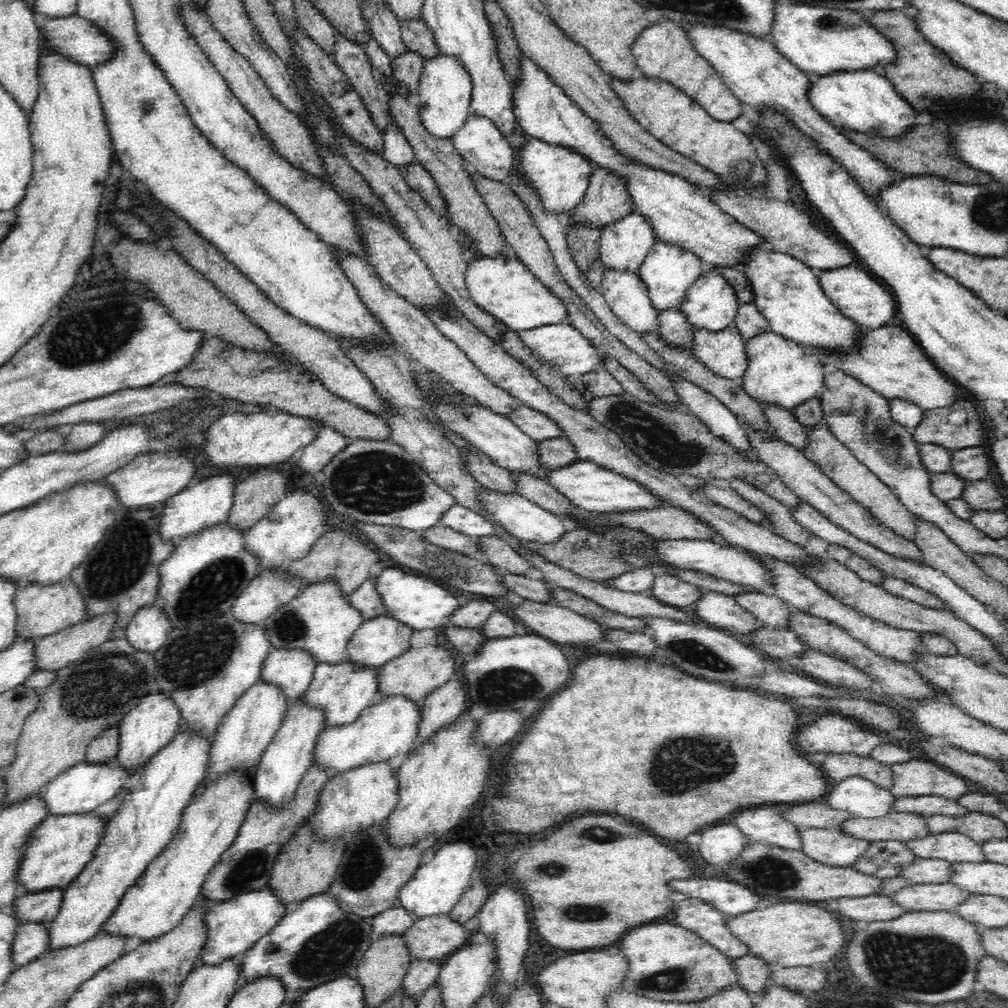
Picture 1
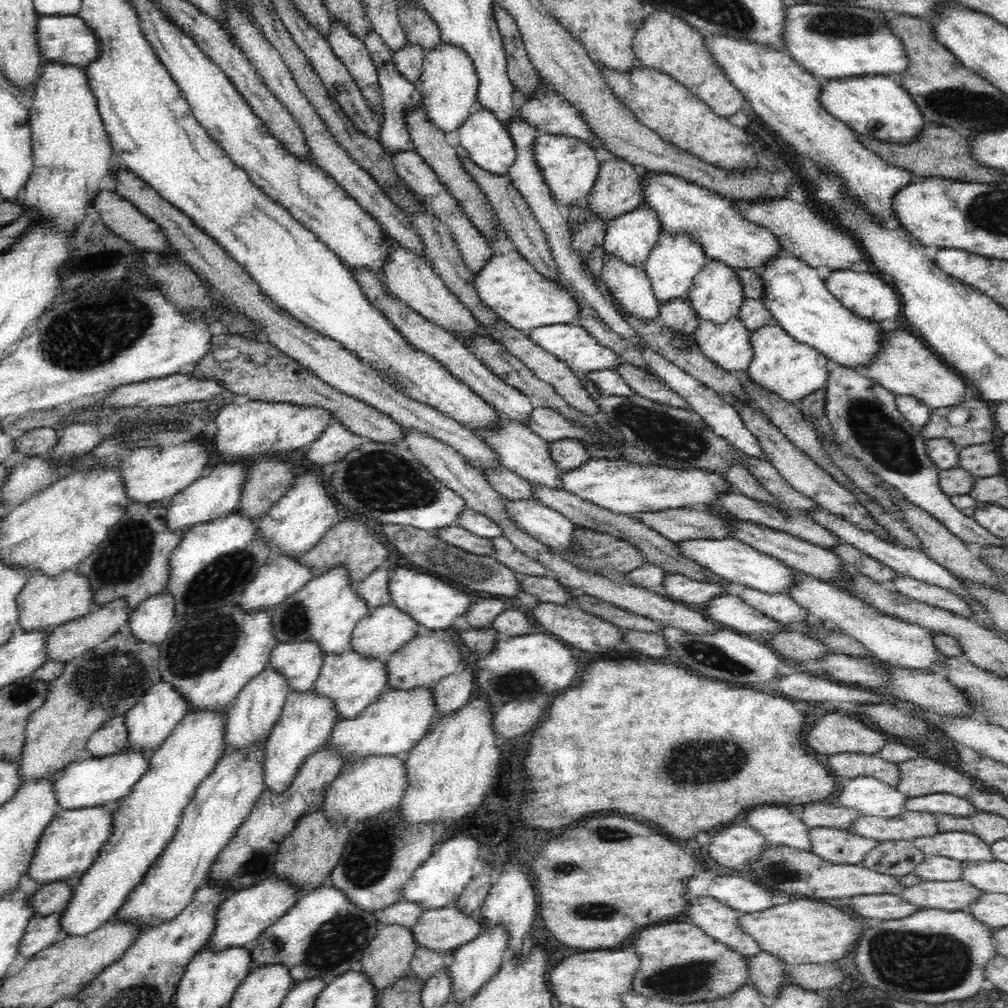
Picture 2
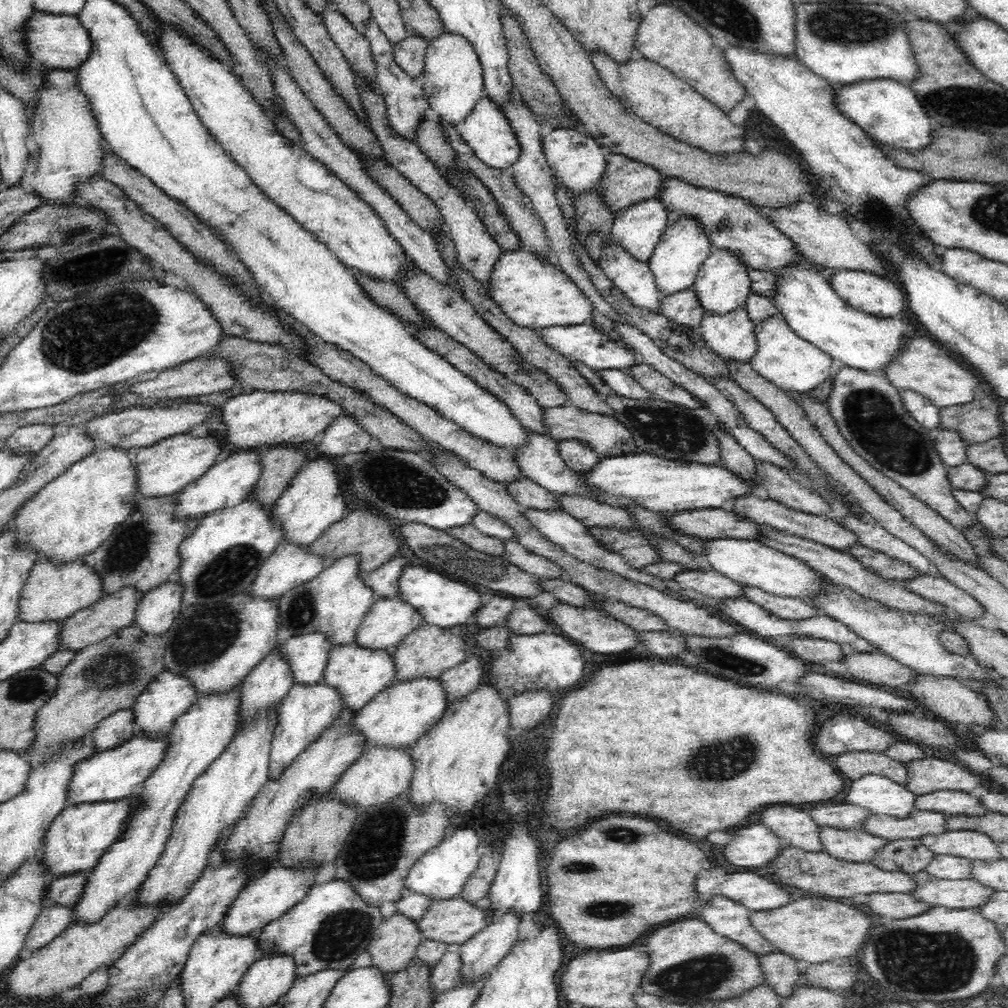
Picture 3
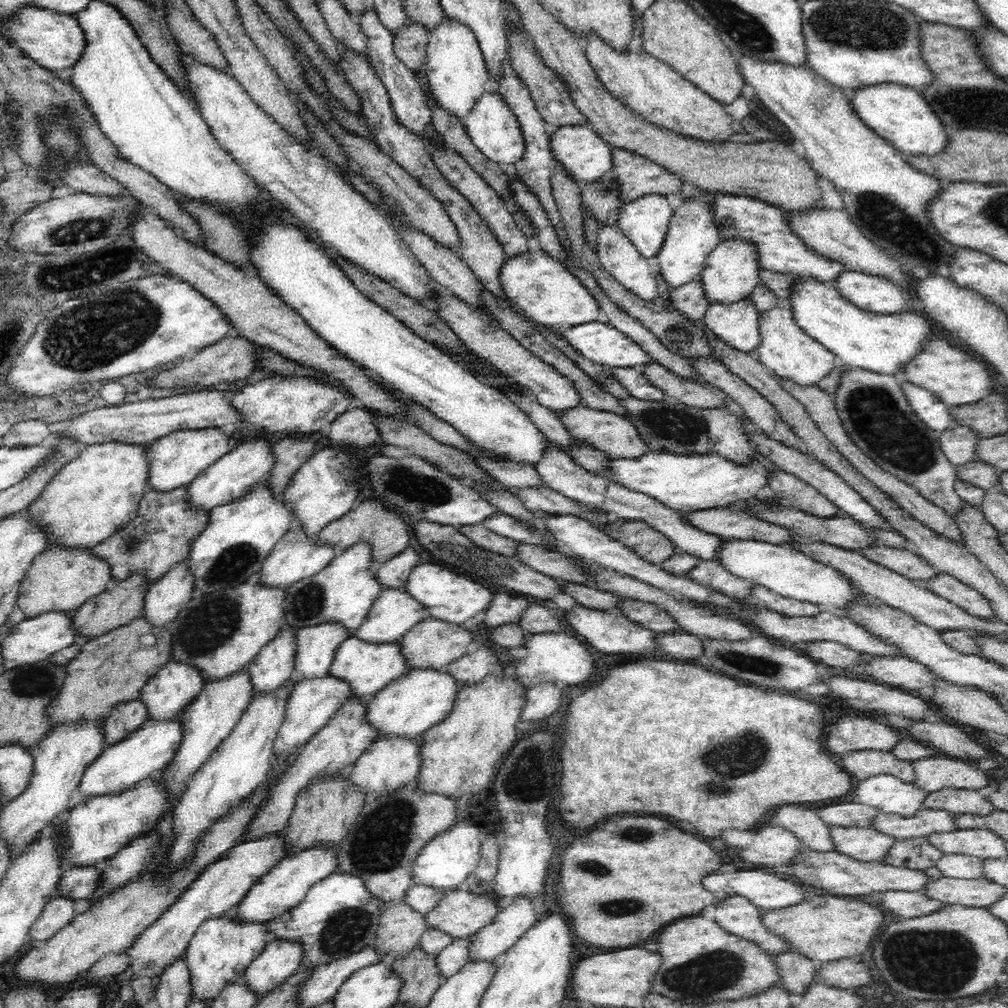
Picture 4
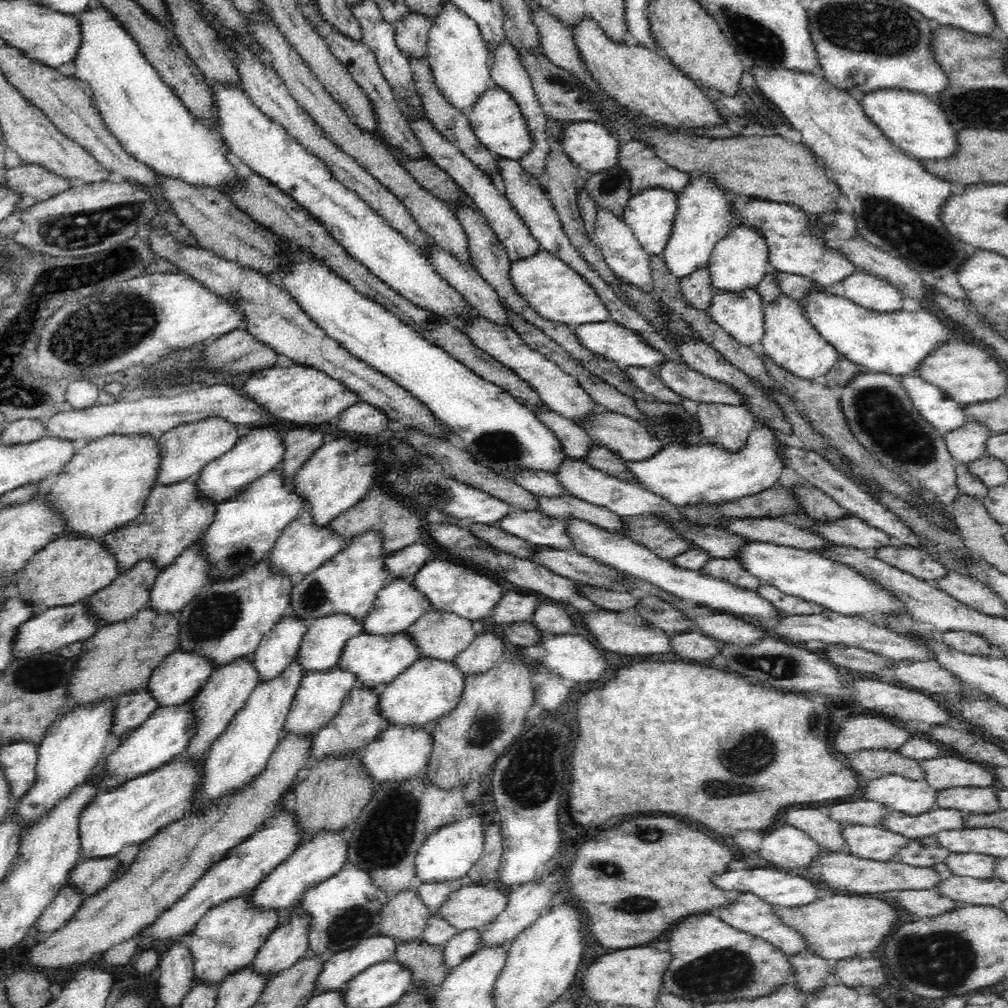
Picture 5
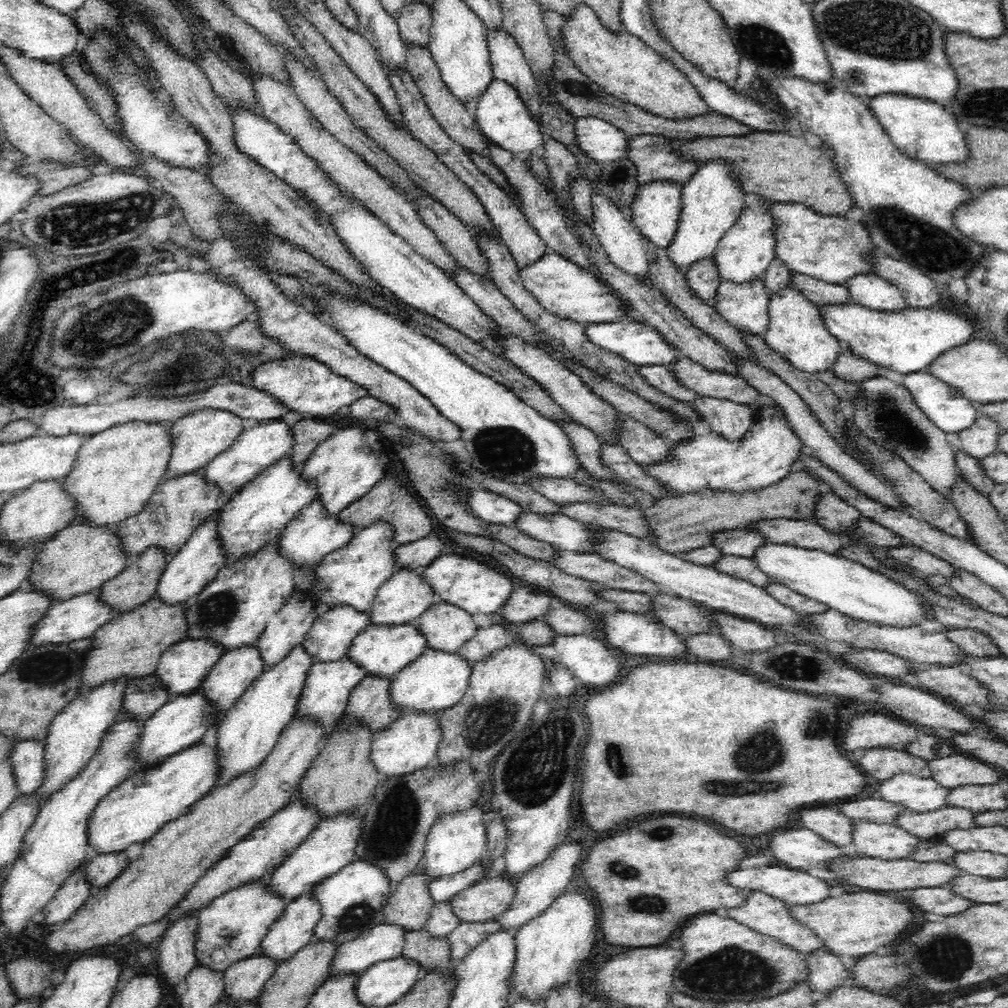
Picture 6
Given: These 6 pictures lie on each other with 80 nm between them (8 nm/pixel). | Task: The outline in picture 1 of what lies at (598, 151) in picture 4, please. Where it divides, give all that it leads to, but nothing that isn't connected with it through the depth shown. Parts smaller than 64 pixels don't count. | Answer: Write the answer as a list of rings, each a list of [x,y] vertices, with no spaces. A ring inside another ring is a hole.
[[[540,137],[529,139],[524,148],[520,150],[520,154],[515,153],[516,159],[520,159],[522,171],[526,173],[526,177],[532,179],[533,184],[536,184],[541,192],[546,210],[559,214],[562,218],[583,202],[589,188],[590,177],[596,169],[596,165],[589,160],[589,157],[578,149],[570,145],[548,143]]]

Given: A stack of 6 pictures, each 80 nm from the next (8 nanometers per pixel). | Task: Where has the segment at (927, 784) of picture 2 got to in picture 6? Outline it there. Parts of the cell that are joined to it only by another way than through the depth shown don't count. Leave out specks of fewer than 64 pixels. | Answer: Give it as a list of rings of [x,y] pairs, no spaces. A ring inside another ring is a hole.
[[[955,752],[944,758],[929,760],[933,777],[946,788],[967,784],[996,784],[1000,774],[996,767],[967,753]]]

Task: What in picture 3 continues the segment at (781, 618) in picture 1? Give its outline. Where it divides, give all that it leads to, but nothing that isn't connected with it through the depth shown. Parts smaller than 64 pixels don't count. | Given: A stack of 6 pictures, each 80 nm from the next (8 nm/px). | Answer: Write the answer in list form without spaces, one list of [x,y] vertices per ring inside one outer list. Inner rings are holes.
[[[748,585],[742,594],[750,601],[759,604],[778,618],[786,620],[800,620],[816,616],[818,608],[814,608],[806,600],[792,597],[776,596],[761,588]]]

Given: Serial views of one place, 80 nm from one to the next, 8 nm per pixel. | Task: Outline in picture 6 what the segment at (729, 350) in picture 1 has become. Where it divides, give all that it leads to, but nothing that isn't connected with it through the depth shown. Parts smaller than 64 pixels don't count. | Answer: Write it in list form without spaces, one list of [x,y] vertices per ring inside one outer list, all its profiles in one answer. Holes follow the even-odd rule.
[[[763,275],[750,281],[722,281],[713,302],[730,325],[764,334],[769,326],[770,299]]]

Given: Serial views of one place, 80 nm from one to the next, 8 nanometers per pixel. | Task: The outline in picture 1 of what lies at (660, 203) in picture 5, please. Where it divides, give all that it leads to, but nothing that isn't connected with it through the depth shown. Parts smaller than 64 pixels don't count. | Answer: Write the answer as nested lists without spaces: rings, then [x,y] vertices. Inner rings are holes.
[[[632,212],[602,229],[598,260],[606,268],[638,271],[657,242],[653,222]]]

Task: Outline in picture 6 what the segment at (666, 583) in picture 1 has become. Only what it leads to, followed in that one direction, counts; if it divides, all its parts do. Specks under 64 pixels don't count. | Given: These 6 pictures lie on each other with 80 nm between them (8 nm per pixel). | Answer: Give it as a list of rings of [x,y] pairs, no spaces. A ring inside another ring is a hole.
[[[726,554],[722,555],[714,565],[722,572],[729,572],[730,574],[747,578],[758,586],[765,587],[773,582],[772,575],[764,572],[754,557]]]

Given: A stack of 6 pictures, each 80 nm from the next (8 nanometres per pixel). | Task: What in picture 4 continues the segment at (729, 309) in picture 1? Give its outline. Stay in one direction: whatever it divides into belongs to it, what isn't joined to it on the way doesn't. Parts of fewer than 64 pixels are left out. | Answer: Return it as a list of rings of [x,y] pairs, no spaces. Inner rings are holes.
[[[736,237],[721,241],[710,252],[700,278],[709,304],[730,304],[742,300],[759,285],[761,262],[758,261],[758,248],[746,238]]]

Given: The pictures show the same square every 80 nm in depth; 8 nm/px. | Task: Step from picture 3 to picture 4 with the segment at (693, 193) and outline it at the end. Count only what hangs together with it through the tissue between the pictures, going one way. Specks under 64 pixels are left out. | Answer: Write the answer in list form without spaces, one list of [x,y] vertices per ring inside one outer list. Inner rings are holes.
[[[710,191],[710,198],[713,198],[714,221],[721,226],[721,241],[742,237],[746,238],[746,241],[754,242],[758,248],[758,261],[762,266],[759,284],[764,285],[780,300],[787,300],[789,297],[793,275],[810,277],[819,283],[833,285],[838,276],[842,276],[842,272],[846,271],[845,266],[814,253],[814,250],[804,245],[802,238],[794,234],[793,222],[790,222],[792,211],[746,196],[728,195],[716,191]]]

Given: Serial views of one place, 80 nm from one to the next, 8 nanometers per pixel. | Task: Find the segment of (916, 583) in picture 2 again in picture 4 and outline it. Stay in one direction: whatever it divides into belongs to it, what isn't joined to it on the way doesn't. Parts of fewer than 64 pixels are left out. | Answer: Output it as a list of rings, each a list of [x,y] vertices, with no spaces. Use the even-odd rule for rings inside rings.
[[[938,573],[933,579],[919,583],[922,588],[945,597],[946,600],[958,605],[972,616],[986,619],[995,616],[992,600],[986,600],[986,597],[982,596],[976,588],[970,588],[968,584],[964,584],[957,577]]]

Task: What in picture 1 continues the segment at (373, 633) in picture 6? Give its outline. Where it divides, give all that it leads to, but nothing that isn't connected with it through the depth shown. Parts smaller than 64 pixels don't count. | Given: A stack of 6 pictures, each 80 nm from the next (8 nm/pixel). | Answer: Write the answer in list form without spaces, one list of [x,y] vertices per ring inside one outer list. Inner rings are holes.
[[[344,658],[338,663],[323,661],[314,668],[314,680],[310,682],[308,690],[300,698],[307,704],[325,708],[327,714],[326,728],[350,724],[350,722],[358,720],[362,712],[379,699],[380,678],[381,674],[378,668],[357,664],[352,659]]]

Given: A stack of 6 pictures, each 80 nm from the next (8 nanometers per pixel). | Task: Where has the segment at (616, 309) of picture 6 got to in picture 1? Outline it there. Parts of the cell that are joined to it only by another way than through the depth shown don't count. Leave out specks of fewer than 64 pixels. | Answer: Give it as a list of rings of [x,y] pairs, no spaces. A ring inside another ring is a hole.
[[[480,257],[469,260],[465,283],[472,300],[506,324],[512,331],[528,331],[540,326],[560,324],[568,319],[568,307],[522,261],[513,257]]]

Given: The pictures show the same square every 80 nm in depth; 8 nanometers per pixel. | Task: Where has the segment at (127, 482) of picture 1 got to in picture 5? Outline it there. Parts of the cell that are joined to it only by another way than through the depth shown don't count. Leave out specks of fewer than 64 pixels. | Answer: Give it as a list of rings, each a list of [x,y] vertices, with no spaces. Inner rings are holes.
[[[202,416],[198,420],[183,421],[182,424],[172,426],[160,434],[161,444],[164,444],[164,459],[158,483],[171,484],[196,475],[211,460],[228,452],[236,444],[238,436],[238,423],[224,416]]]

